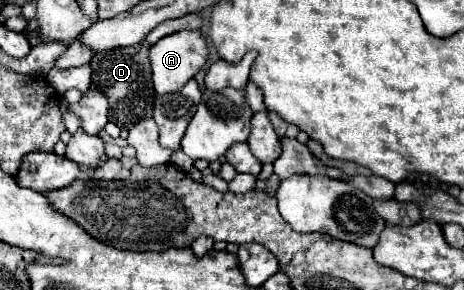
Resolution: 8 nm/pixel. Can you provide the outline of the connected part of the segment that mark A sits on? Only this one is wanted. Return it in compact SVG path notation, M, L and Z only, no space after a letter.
M177 31L161 41L157 41L149 49L149 63L151 63L151 81L159 95L181 91L181 87L195 77L195 73L207 61L207 43L199 31Z

